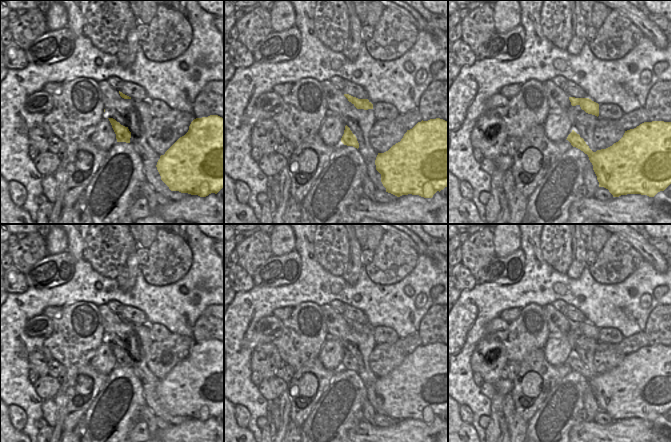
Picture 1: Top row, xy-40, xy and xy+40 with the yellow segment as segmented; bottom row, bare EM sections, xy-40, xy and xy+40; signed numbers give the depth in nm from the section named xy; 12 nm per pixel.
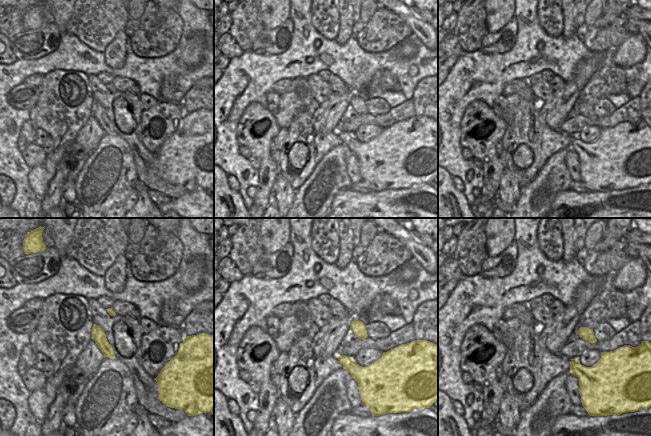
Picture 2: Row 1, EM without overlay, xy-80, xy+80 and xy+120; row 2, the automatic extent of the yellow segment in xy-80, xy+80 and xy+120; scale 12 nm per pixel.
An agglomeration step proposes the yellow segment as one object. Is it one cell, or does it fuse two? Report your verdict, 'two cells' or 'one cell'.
one cell

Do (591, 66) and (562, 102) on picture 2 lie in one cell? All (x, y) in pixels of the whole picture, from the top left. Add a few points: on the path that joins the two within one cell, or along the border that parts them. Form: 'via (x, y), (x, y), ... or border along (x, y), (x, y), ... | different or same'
via (582, 75), (569, 93) | same

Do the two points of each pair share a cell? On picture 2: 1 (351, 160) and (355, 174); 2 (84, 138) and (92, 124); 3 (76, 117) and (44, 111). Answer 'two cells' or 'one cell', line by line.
1: one cell
2: one cell
3: one cell

